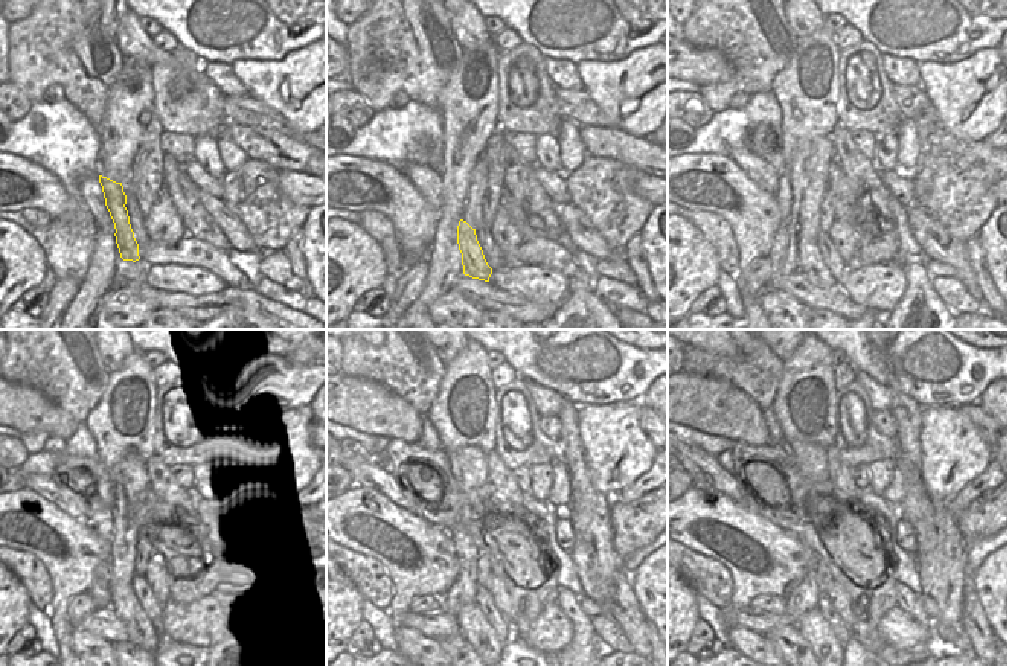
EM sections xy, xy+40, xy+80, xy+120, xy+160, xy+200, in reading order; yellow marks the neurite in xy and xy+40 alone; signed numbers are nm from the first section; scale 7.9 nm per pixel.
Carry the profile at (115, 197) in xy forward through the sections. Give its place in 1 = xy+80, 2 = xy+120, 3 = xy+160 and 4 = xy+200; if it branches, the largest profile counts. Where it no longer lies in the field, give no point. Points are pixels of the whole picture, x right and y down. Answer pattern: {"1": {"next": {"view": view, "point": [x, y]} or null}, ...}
{"1": {"next": {"view": "xy+80", "point": [811, 265]}}, "2": {"next": {"view": "xy+120", "point": [140, 631]}}, "3": {"next": {"view": "xy+160", "point": [473, 624]}}, "4": {"next": {"view": "xy+200", "point": [814, 628]}}}

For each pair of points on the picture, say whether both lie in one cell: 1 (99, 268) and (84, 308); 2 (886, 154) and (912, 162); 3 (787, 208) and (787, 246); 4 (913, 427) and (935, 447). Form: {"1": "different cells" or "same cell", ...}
{"1": "same cell", "2": "different cells", "3": "same cell", "4": "different cells"}

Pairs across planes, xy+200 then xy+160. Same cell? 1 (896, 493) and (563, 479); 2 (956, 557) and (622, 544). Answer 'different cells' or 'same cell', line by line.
1: same cell
2: different cells

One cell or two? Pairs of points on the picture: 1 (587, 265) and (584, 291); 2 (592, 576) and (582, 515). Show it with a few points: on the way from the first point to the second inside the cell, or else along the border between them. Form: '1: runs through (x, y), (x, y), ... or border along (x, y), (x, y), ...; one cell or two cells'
1: border along (578, 267), (590, 279), (592, 287); two cells
2: runs through (592, 561), (589, 555), (589, 531); one cell

